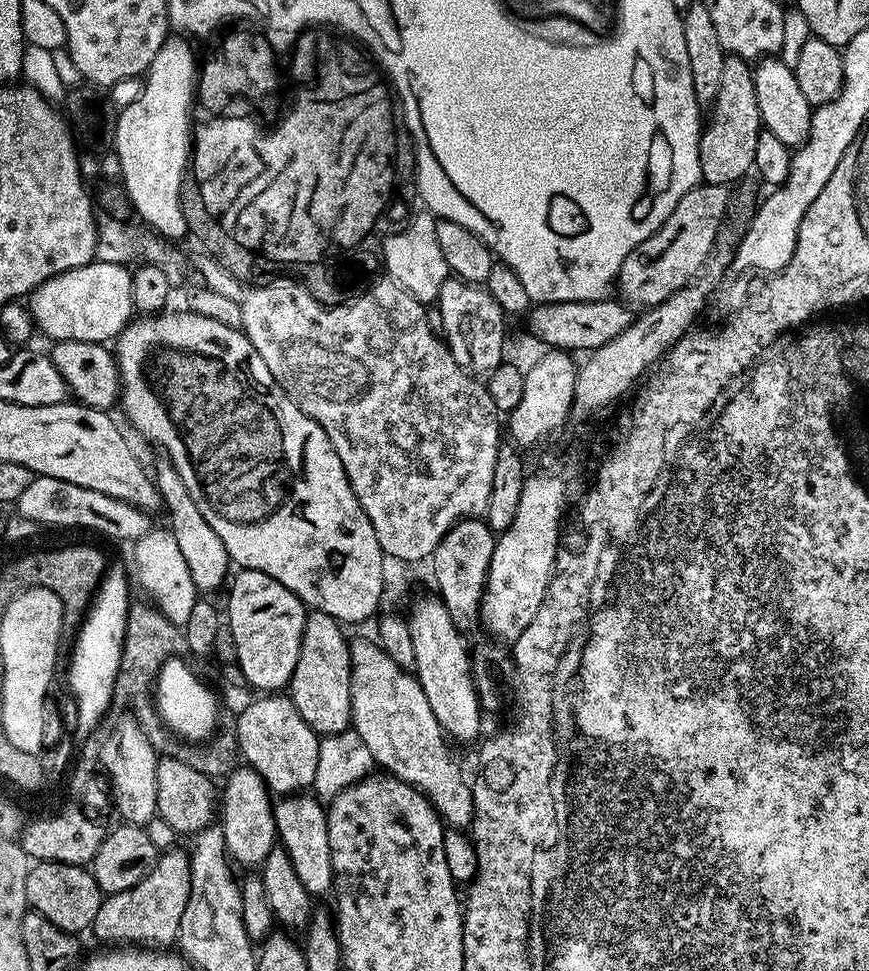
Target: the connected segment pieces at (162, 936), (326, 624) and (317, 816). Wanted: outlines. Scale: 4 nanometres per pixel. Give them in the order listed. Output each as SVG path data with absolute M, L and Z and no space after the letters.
M173 846L157 855L154 866L144 875L138 886L130 886L130 890L122 890L105 895L98 906L98 914L90 929L104 946L143 946L153 950L164 950L177 943L182 922L182 910L186 910L186 902L190 898L190 862L187 851L179 852Z
M309 611L302 626L302 650L298 654L298 666L294 666L294 674L290 685L290 695L298 714L321 737L338 734L350 728L352 707L350 706L350 678L352 677L352 650L349 637L344 637L345 629L340 621L325 612Z
M288 794L275 801L272 813L279 847L284 848L286 854L290 854L294 874L298 874L298 879L308 891L308 895L319 898L323 892L331 893L332 851L325 805L312 794Z

